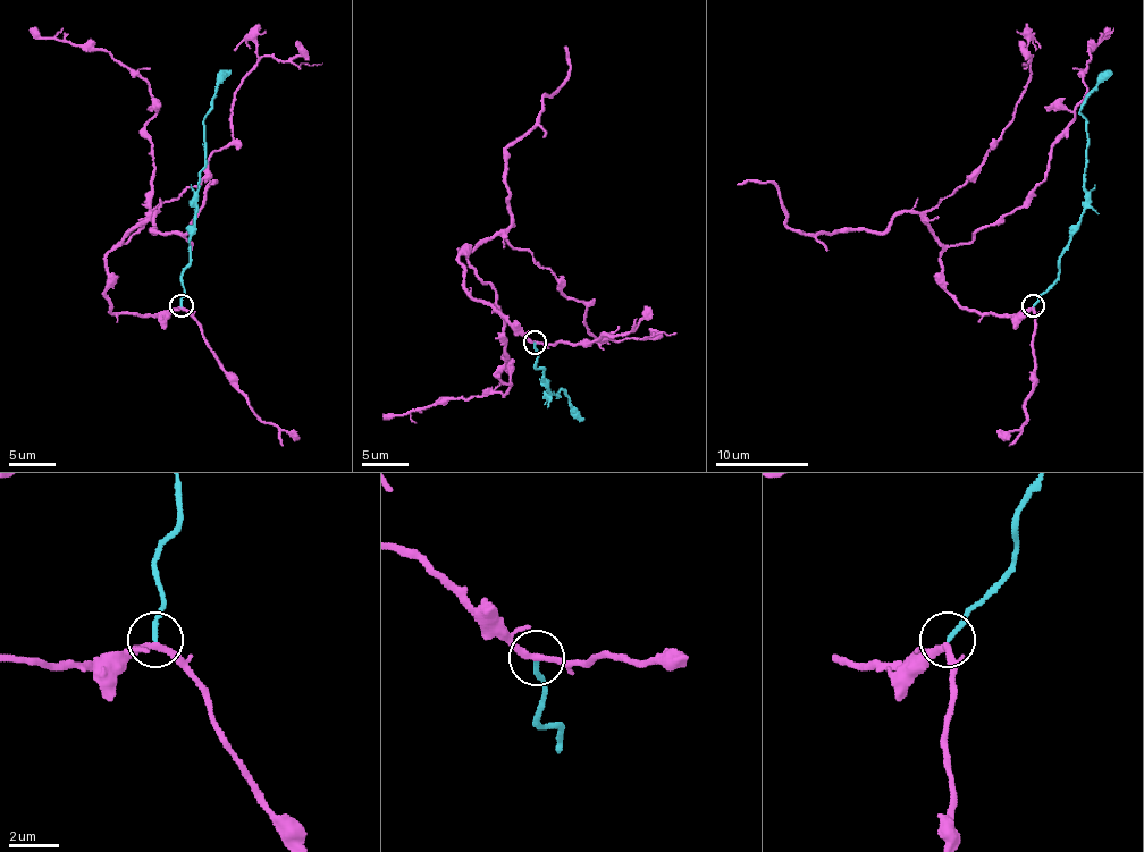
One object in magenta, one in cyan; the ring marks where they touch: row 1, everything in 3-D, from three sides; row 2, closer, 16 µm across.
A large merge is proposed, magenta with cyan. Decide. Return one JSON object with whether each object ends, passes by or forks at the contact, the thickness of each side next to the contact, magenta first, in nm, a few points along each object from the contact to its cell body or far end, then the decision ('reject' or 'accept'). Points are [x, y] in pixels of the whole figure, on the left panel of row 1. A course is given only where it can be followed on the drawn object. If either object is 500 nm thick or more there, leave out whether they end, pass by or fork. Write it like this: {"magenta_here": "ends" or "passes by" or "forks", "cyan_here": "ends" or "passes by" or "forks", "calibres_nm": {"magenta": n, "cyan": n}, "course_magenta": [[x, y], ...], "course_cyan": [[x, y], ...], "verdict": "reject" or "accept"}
{"magenta_here": "passes by", "cyan_here": "ends", "calibres_nm": {"magenta": 240, "cyan": 190}, "course_magenta": [[181, 306], [123, 313], [106, 292], [106, 254], [150, 212], [150, 87], [101, 50], [30, 28]], "course_cyan": [[181, 306], [181, 278], [190, 254], [190, 225], [204, 166], [204, 119], [216, 84], [229, 70]], "verdict": "accept"}

